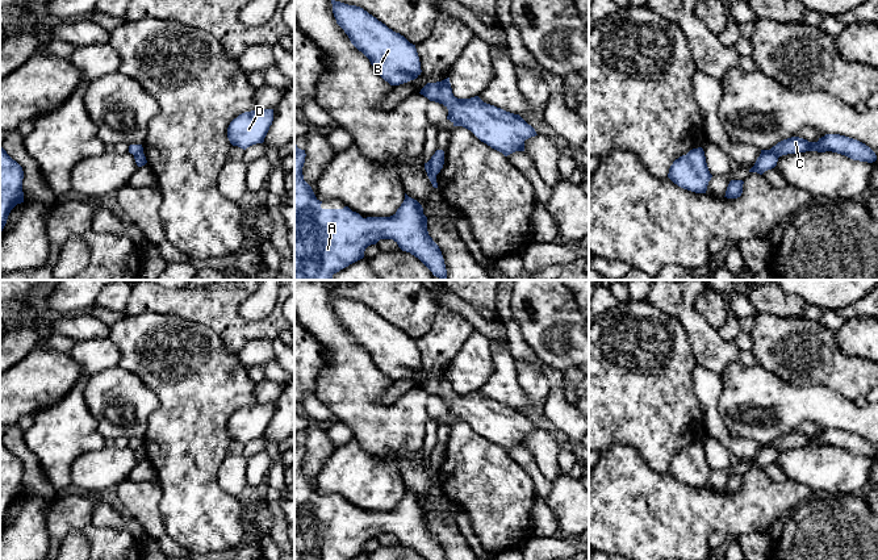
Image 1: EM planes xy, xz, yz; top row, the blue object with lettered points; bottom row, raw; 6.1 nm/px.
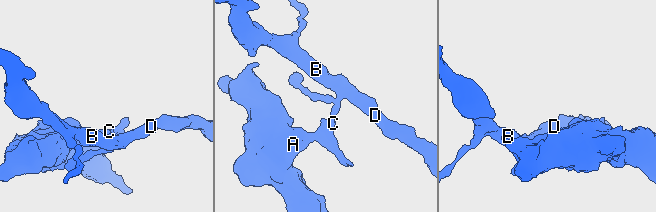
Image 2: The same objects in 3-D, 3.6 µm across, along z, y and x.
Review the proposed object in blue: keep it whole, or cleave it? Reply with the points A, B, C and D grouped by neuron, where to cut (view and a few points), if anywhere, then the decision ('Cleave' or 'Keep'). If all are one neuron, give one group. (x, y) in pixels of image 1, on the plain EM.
Groups: A C / B D. Split along xz (426, 458), (427, 463), (435, 469). Cleave

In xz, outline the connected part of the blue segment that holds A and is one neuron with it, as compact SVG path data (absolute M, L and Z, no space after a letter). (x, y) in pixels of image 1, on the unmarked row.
M294 436L294 560L350 560L364 552L368 540L380 534L393 534L402 546L410 547L425 560L446 560L439 540L427 526L422 500L405 488L405 494L390 511L367 511L343 503L322 503L312 481L304 475L305 444Z

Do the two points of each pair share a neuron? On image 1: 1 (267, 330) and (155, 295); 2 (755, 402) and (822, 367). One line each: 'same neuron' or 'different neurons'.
1: same neuron
2: different neurons

